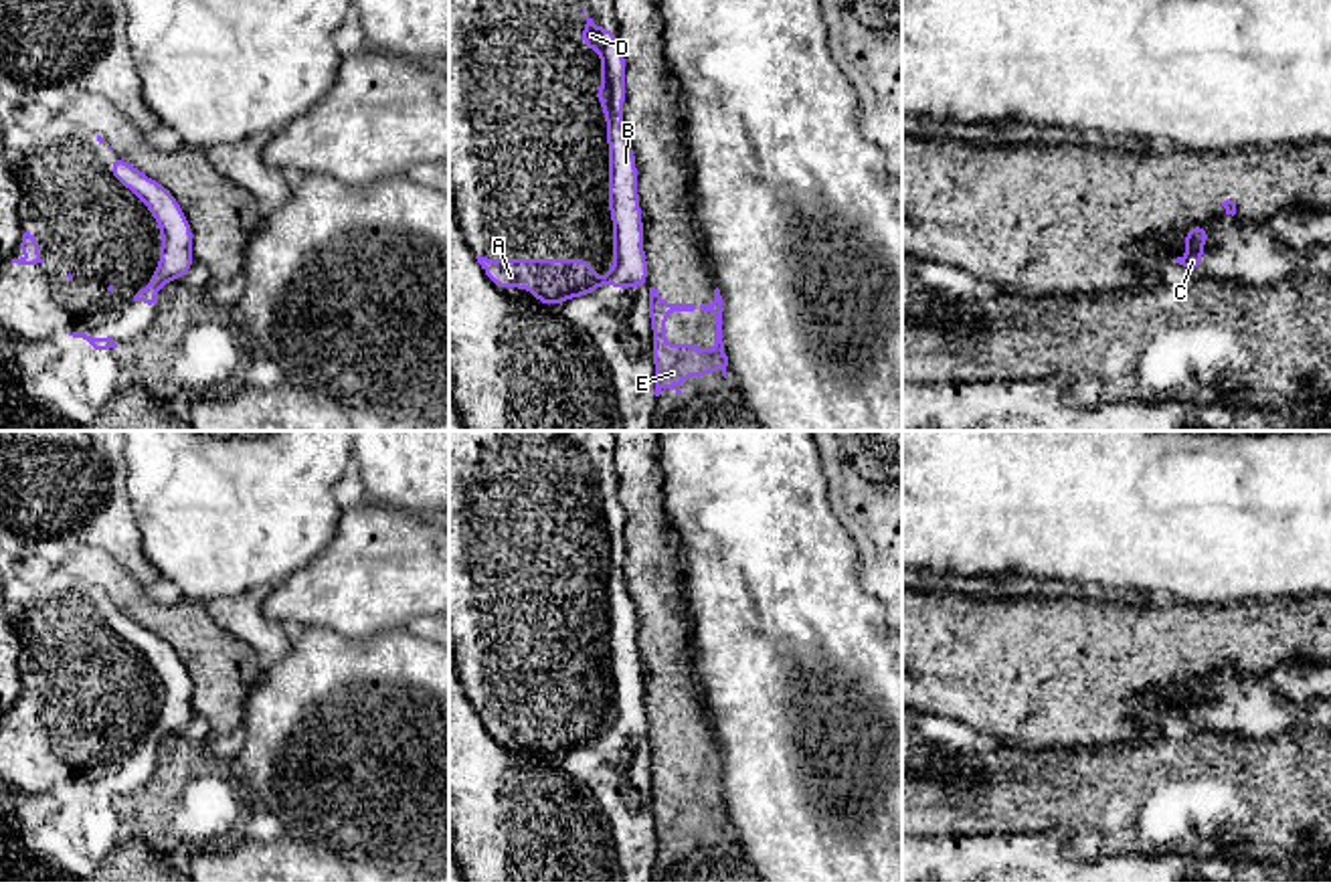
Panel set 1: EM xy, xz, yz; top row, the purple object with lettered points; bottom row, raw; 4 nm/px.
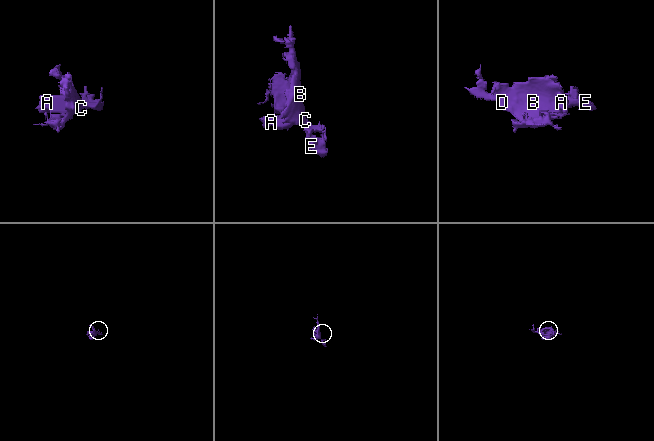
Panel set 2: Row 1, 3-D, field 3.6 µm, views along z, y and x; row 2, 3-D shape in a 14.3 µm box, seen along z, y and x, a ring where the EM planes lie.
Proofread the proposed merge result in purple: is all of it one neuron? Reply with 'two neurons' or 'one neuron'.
two neurons

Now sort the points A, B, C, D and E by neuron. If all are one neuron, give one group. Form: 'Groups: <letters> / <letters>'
Groups: A B C D / E

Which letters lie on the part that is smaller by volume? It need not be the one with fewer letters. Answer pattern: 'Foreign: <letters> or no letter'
Foreign: E

